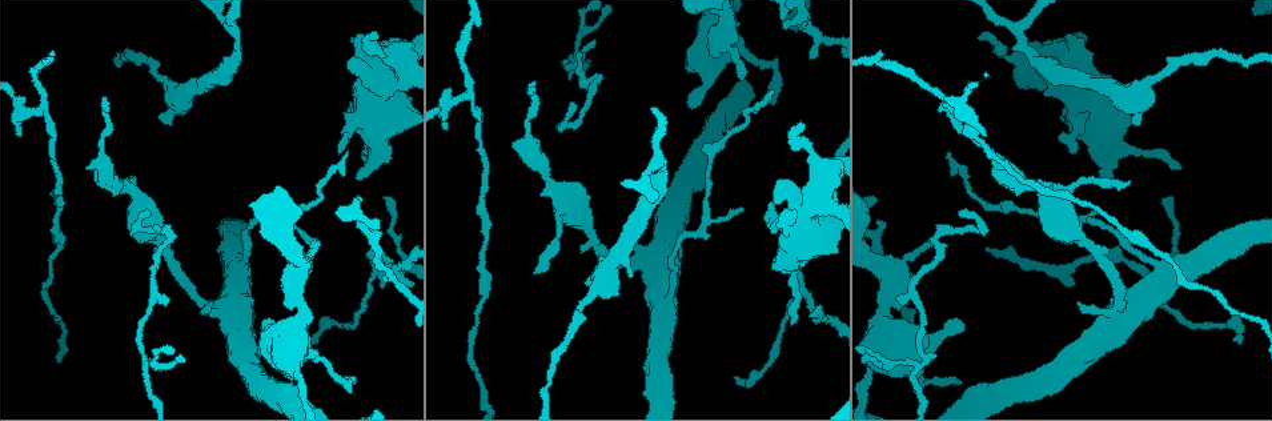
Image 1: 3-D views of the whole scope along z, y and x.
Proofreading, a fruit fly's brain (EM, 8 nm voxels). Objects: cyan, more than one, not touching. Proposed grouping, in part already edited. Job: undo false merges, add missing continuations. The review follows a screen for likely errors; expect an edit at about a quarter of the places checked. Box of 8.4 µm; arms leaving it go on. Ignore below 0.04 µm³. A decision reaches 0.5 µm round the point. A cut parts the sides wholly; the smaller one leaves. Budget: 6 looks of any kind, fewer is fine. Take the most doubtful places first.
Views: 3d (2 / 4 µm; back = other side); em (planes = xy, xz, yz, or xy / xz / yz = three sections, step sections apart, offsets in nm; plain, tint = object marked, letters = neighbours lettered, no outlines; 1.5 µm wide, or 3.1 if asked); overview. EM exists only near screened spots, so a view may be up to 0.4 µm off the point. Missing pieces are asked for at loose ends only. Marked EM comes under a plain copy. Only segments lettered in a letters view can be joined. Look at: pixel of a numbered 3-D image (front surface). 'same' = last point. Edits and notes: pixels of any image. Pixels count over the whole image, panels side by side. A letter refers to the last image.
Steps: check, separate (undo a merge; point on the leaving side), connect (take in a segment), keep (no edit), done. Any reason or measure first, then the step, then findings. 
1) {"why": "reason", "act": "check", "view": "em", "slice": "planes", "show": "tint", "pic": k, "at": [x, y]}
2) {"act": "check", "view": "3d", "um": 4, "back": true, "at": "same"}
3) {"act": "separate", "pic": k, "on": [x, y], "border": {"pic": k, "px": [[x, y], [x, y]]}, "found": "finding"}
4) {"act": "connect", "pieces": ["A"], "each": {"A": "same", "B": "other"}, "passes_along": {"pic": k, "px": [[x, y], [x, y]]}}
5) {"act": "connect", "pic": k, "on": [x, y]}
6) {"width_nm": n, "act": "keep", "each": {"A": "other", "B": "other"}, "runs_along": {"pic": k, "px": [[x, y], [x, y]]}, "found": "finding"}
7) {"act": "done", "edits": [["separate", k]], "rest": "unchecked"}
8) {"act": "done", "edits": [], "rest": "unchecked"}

{"why": "free end", "act": "check", "view": "em", "slice": "planes", "show": "letters", "pic": 1, "at": [1072, 152]}

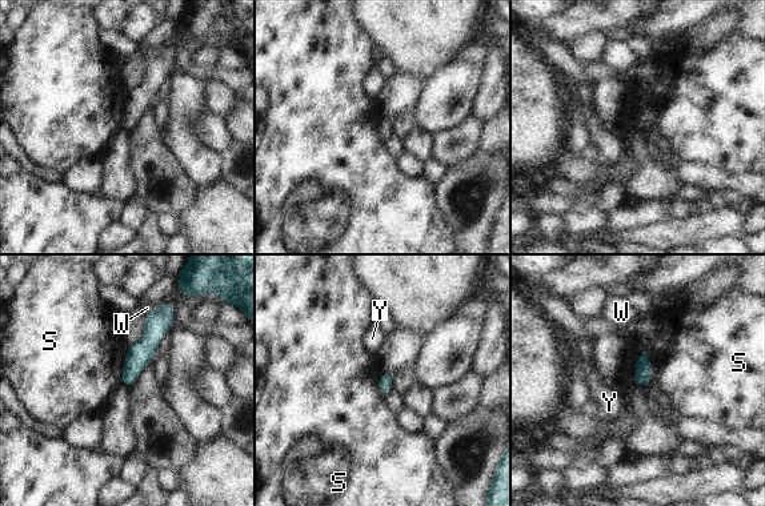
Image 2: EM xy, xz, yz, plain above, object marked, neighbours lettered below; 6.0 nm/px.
{"act": "keep", "each": {"S": "other", "W": "other", "Y": "other"}, "runs_along": {"pic": 2, "px": [[168, 314], [124, 381]]}, "found": "no lettered segment goes on from it"}

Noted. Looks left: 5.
{"why": "free end", "act": "check", "view": "em", "slice": "planes", "show": "letters", "pic": 1, "at": [737, 378]}

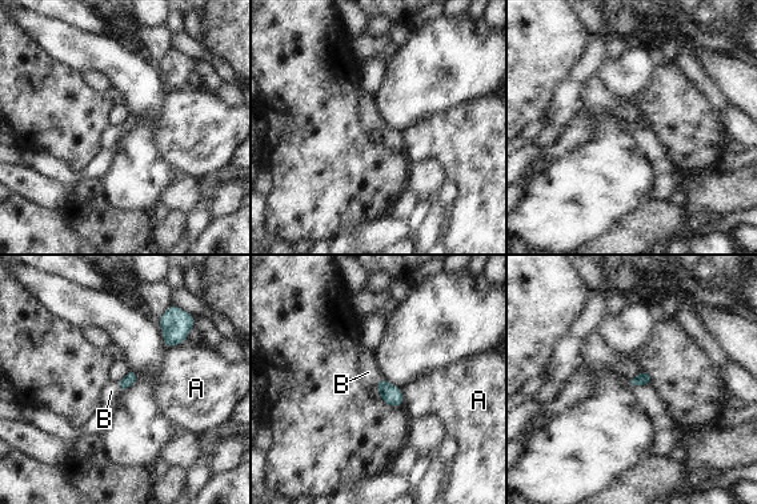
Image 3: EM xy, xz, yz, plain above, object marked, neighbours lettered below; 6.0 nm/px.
{"act": "connect", "pieces": ["B"], "each": {"A": "other", "B": "same"}, "passes_along": {"pic": 3, "px": [[392, 395], [377, 380], [368, 372]]}, "found": "the cell continues"}

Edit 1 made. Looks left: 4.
{"why": "branch point", "act": "check", "view": "3d", "um": 4, "pic": 1, "at": [368, 281]}

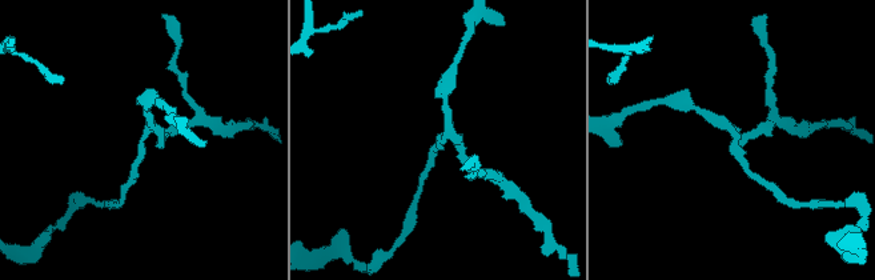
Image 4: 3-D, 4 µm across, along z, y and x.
{"act": "check", "view": "em", "slice": "xy", "step": 4, "show": "tint", "pic": 4, "at": [736, 136]}

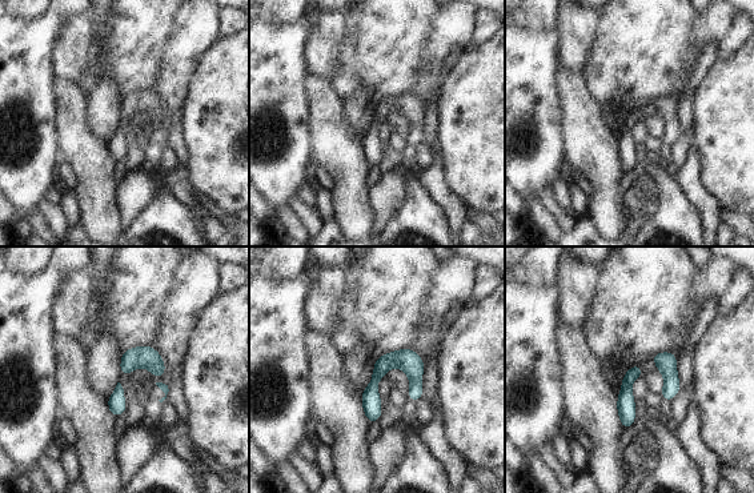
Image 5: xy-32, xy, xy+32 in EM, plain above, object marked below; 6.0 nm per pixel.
{"why": "another direction", "act": "check", "view": "em", "slice": "planes", "show": "letters", "at": "same"}

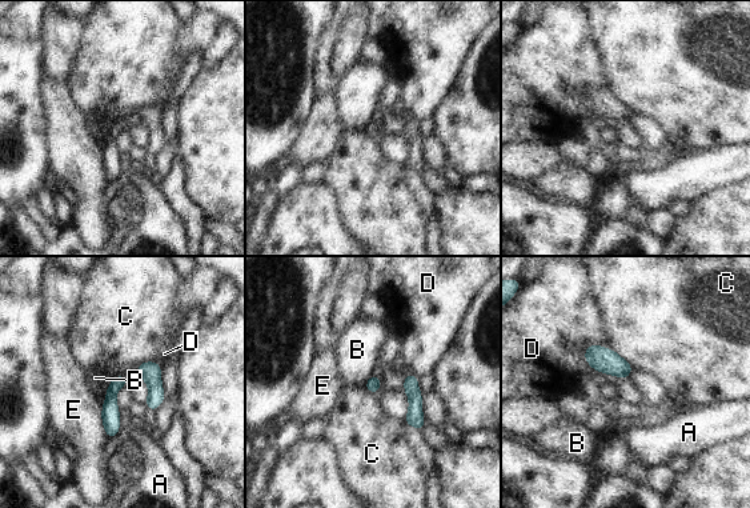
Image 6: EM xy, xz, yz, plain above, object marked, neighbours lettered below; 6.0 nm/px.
{"act": "keep", "each": {"A": "other", "B": "other", "C": "other", "D": "other", "E": "other"}, "runs_along": {"pic": 6, "px": [[121, 376], [111, 391], [109, 434]]}, "found": "one cell here"}

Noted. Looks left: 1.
{"act": "done", "edits": [["connect", 3]], "rest": "unchecked"}

